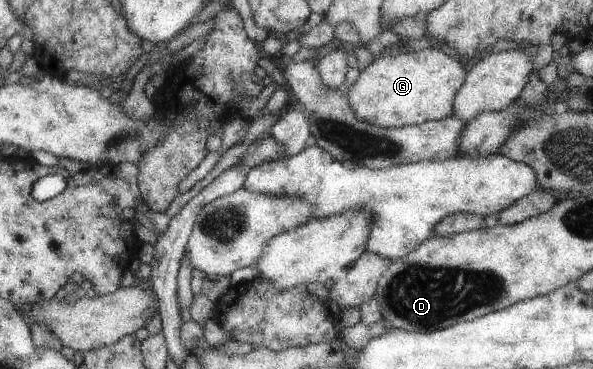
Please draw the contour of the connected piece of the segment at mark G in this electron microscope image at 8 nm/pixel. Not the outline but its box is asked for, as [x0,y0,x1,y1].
[343,48,466,127]

